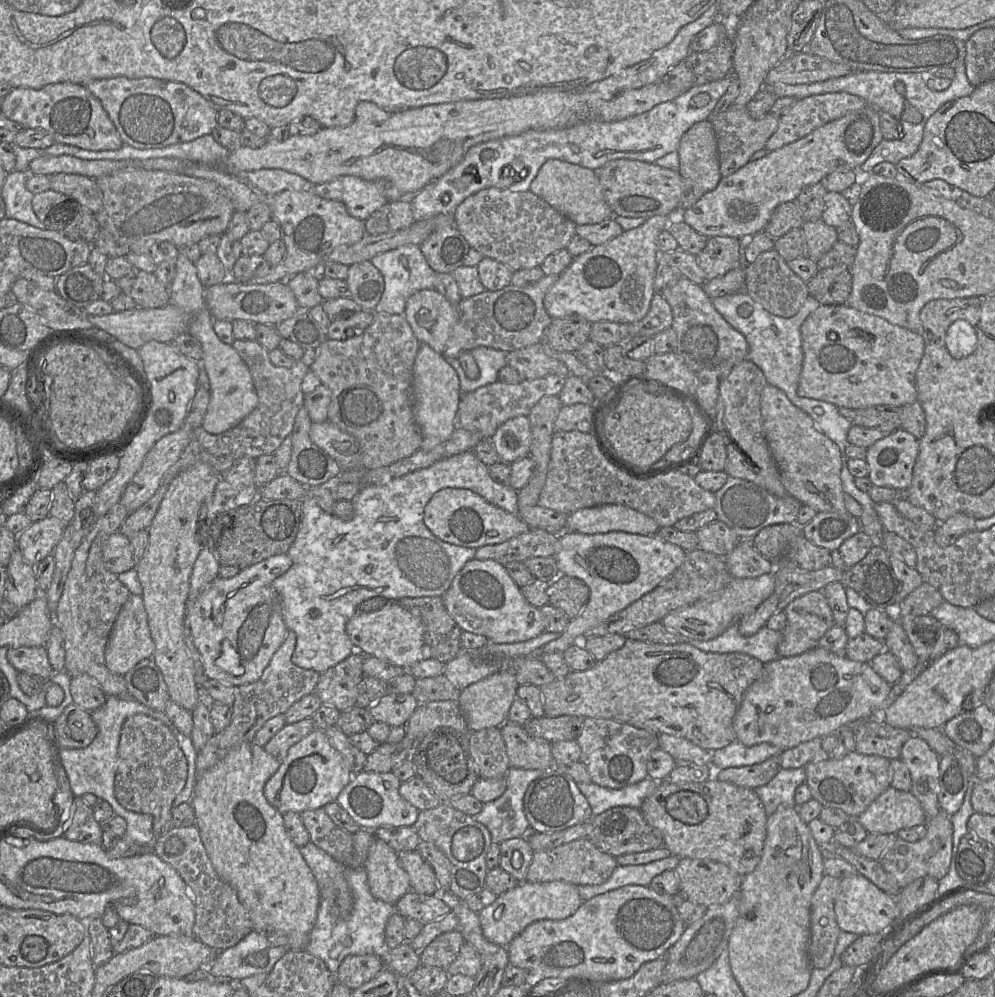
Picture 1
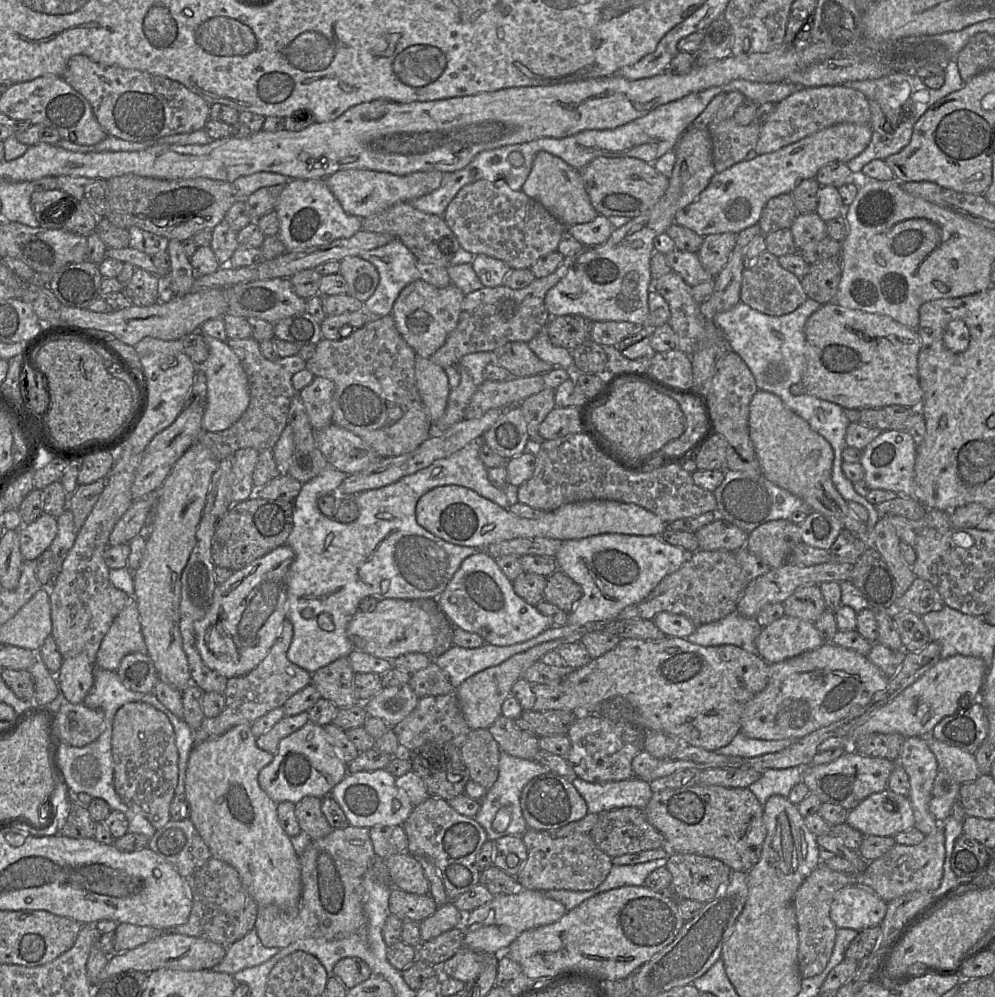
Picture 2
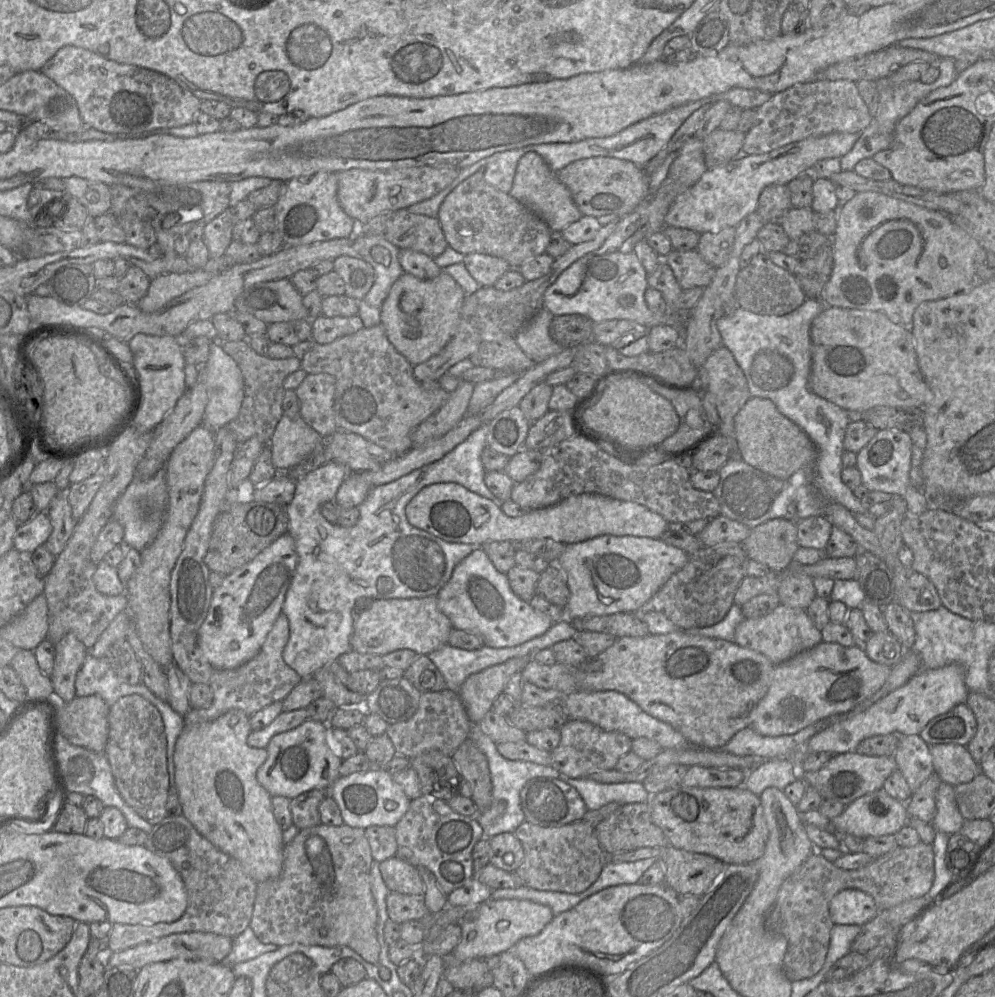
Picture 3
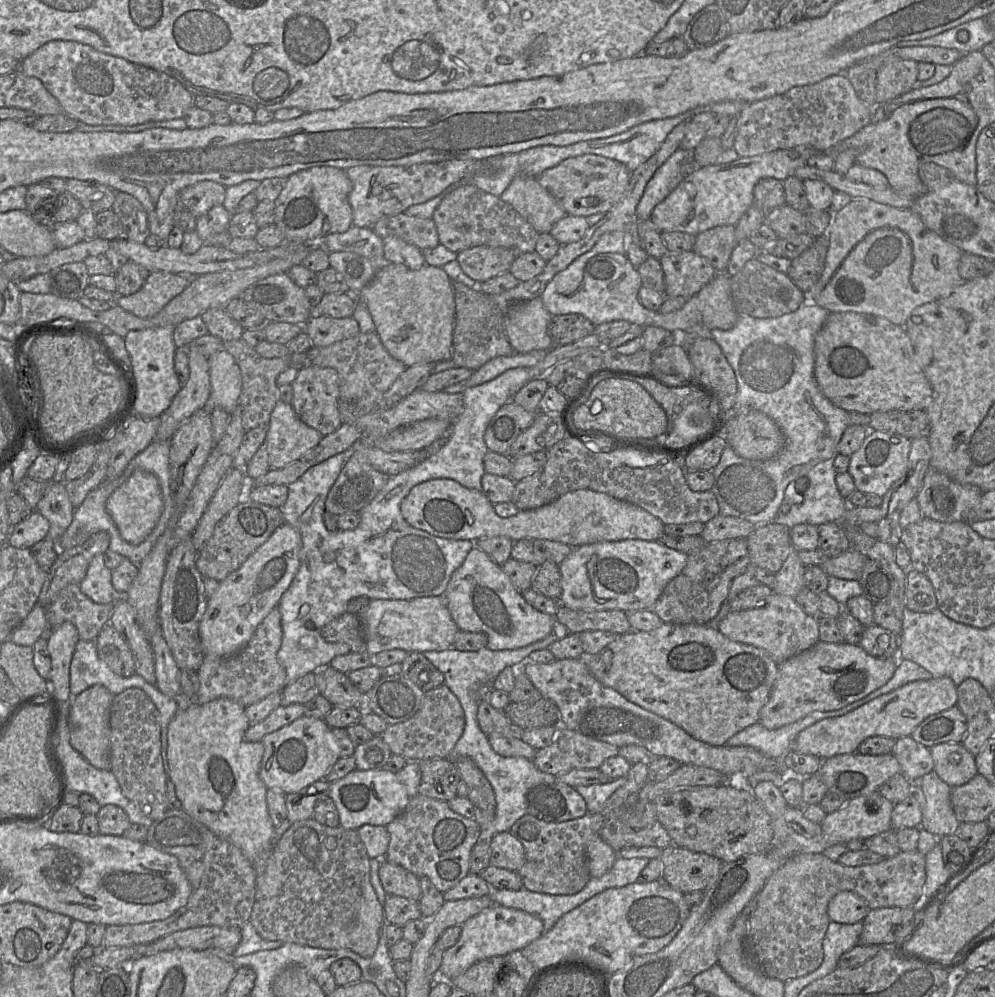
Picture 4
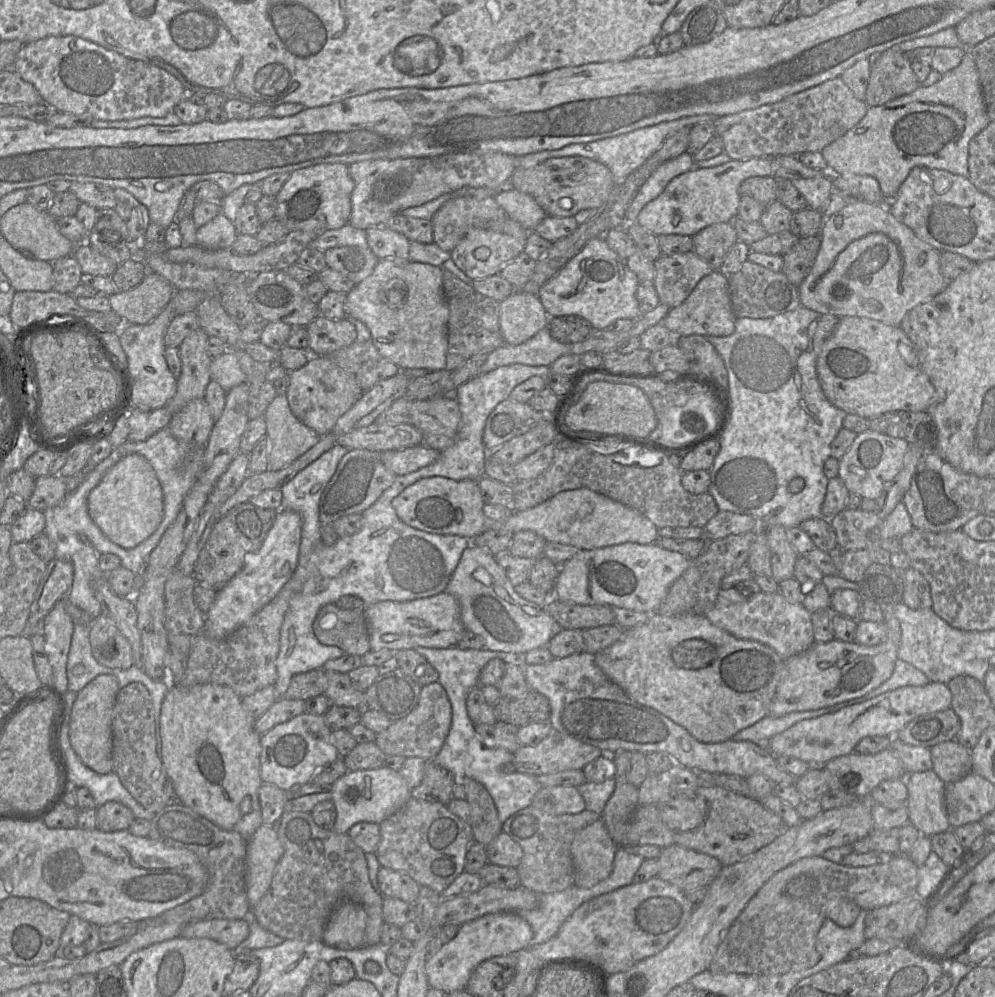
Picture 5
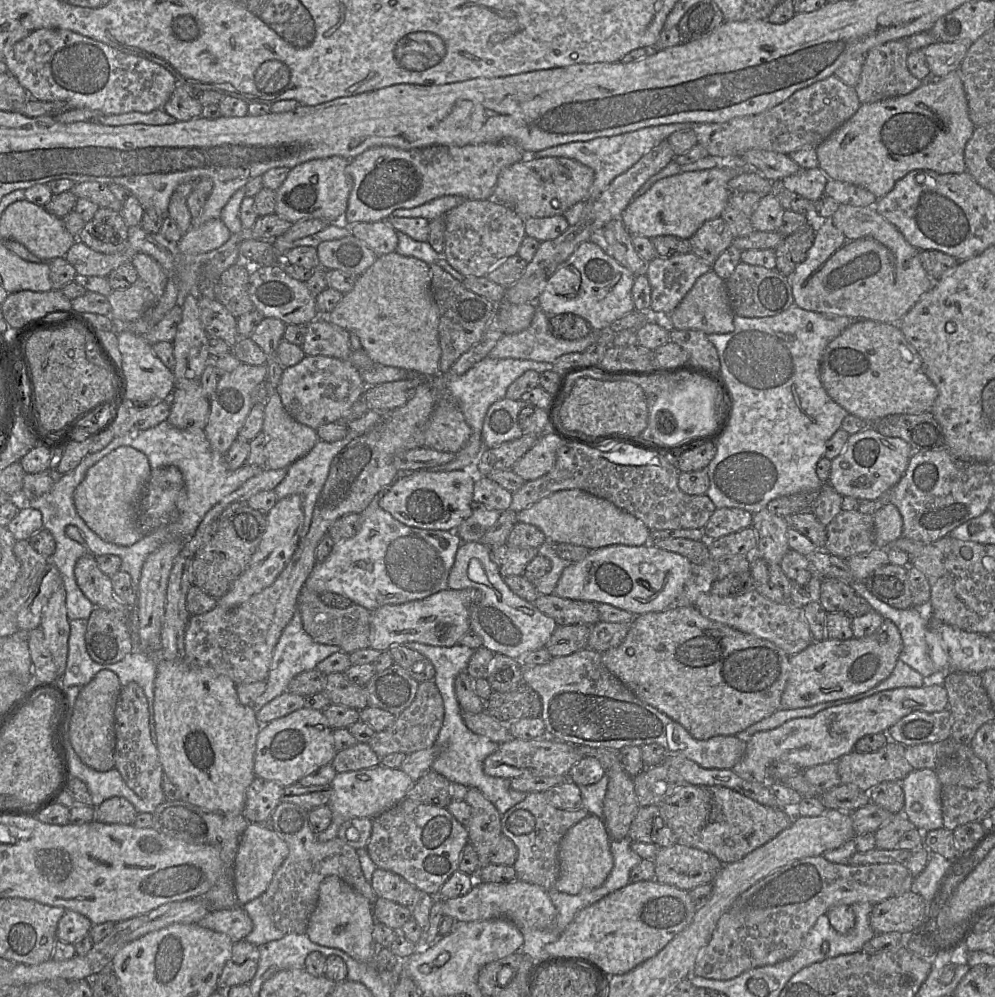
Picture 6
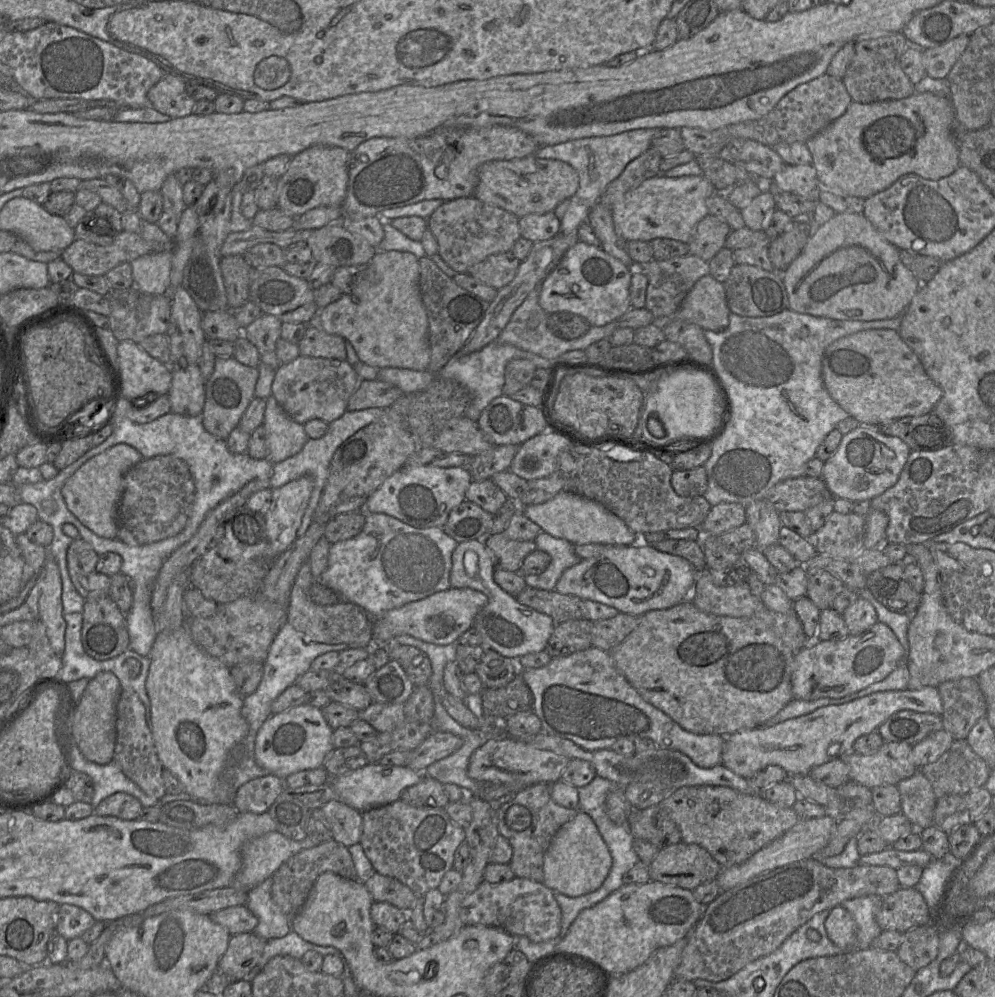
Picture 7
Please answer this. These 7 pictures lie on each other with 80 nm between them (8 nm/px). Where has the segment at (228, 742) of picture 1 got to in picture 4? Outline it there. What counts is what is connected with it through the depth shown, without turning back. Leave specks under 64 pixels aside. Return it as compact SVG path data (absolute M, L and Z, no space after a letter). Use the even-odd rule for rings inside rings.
M277 607L257 626L249 642L239 651L228 656L205 655L197 675L200 687L196 695L189 697L193 704L205 704L217 698L229 698L244 707L255 704L266 698L273 692L281 692L287 685L287 674L285 668L280 664L277 653L282 643L281 612Z

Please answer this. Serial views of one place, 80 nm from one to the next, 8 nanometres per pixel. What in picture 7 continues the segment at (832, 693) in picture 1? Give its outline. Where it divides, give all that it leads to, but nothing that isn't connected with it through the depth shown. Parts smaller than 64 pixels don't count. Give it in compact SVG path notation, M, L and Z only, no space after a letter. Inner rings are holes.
M881 622L861 634L848 635L840 641L810 641L808 638L808 645L794 655L793 699L812 701L820 698L842 698L883 680L905 660L906 650L891 628Z

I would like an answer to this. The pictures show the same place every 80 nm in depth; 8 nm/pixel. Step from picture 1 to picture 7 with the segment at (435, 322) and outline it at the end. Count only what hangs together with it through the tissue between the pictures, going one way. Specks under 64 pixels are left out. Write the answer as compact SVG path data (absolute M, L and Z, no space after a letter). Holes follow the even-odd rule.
M378 251L353 290L320 309L315 322L325 332L350 342L359 360L366 365L427 371L431 350L419 278L419 258L413 253Z

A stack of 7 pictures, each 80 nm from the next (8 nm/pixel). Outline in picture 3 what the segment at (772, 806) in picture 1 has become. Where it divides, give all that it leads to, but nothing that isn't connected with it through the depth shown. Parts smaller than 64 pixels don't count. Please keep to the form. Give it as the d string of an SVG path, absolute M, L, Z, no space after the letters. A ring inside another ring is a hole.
M790 759L763 760L747 772L743 786L759 797L769 787L783 791L798 778L801 778L801 773Z

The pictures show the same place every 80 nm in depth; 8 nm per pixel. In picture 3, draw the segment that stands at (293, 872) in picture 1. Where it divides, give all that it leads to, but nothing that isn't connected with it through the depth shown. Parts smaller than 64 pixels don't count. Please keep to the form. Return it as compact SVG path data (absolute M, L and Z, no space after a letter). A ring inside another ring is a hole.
M232 709L218 718L186 726L174 751L175 781L183 815L222 852L237 859L257 883L277 878L283 868L283 830L277 823L272 795L258 782L257 770L266 761L266 748L249 746L249 716Z

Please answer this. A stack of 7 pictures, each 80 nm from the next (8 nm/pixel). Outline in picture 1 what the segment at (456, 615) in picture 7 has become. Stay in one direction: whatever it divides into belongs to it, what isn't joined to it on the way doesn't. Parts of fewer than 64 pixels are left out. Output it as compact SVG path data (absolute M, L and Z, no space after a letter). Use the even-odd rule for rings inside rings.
M390 603L370 613L355 613L346 623L345 630L354 651L390 661L406 670L412 664L428 658L422 619L398 603Z

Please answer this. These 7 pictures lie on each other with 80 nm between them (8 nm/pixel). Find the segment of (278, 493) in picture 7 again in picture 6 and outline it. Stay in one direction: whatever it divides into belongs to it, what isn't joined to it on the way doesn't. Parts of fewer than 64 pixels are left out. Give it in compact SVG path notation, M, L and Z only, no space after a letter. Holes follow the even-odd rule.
M293 494L278 499L266 515L267 525L257 550L250 558L245 570L233 582L229 590L217 599L217 604L222 608L237 607L254 594L272 585L287 566L299 544L304 519L300 496Z

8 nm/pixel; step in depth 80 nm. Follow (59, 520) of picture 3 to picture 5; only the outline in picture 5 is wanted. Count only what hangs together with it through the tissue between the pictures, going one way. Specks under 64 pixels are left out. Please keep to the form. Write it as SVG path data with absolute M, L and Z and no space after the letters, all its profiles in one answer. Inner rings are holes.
M48 474L36 477L34 492L27 502L27 506L44 511L62 503L67 493L62 477Z

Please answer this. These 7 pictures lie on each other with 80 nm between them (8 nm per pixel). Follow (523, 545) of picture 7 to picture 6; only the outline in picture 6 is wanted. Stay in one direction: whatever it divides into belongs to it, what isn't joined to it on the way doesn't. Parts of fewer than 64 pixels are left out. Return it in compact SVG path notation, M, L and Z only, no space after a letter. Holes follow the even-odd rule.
M507 544L492 548L490 552L503 577L523 575L528 563L538 554L532 547L513 548Z

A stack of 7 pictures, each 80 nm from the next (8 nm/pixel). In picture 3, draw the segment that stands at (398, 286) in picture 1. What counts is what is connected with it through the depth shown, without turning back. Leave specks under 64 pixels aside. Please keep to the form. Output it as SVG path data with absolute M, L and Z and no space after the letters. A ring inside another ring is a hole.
M357 230L351 239L347 255L369 263L375 271L375 280L363 298L369 305L381 308L394 282L404 273L399 261L400 248L388 240Z

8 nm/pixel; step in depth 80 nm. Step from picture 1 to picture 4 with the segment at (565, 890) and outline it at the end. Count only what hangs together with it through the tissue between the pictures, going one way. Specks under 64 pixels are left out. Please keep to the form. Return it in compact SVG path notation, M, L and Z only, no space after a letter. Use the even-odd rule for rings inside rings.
M493 904L461 925L458 941L443 952L438 978L452 981L479 960L492 956L506 956L521 951L544 933L543 923L537 916L525 911Z

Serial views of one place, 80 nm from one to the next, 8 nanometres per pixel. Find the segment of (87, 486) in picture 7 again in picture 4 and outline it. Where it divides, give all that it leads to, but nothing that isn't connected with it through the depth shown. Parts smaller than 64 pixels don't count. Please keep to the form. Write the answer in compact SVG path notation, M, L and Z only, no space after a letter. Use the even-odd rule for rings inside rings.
M135 470L108 496L105 508L121 538L132 545L140 544L153 531L163 512L163 498L158 479L149 472Z

